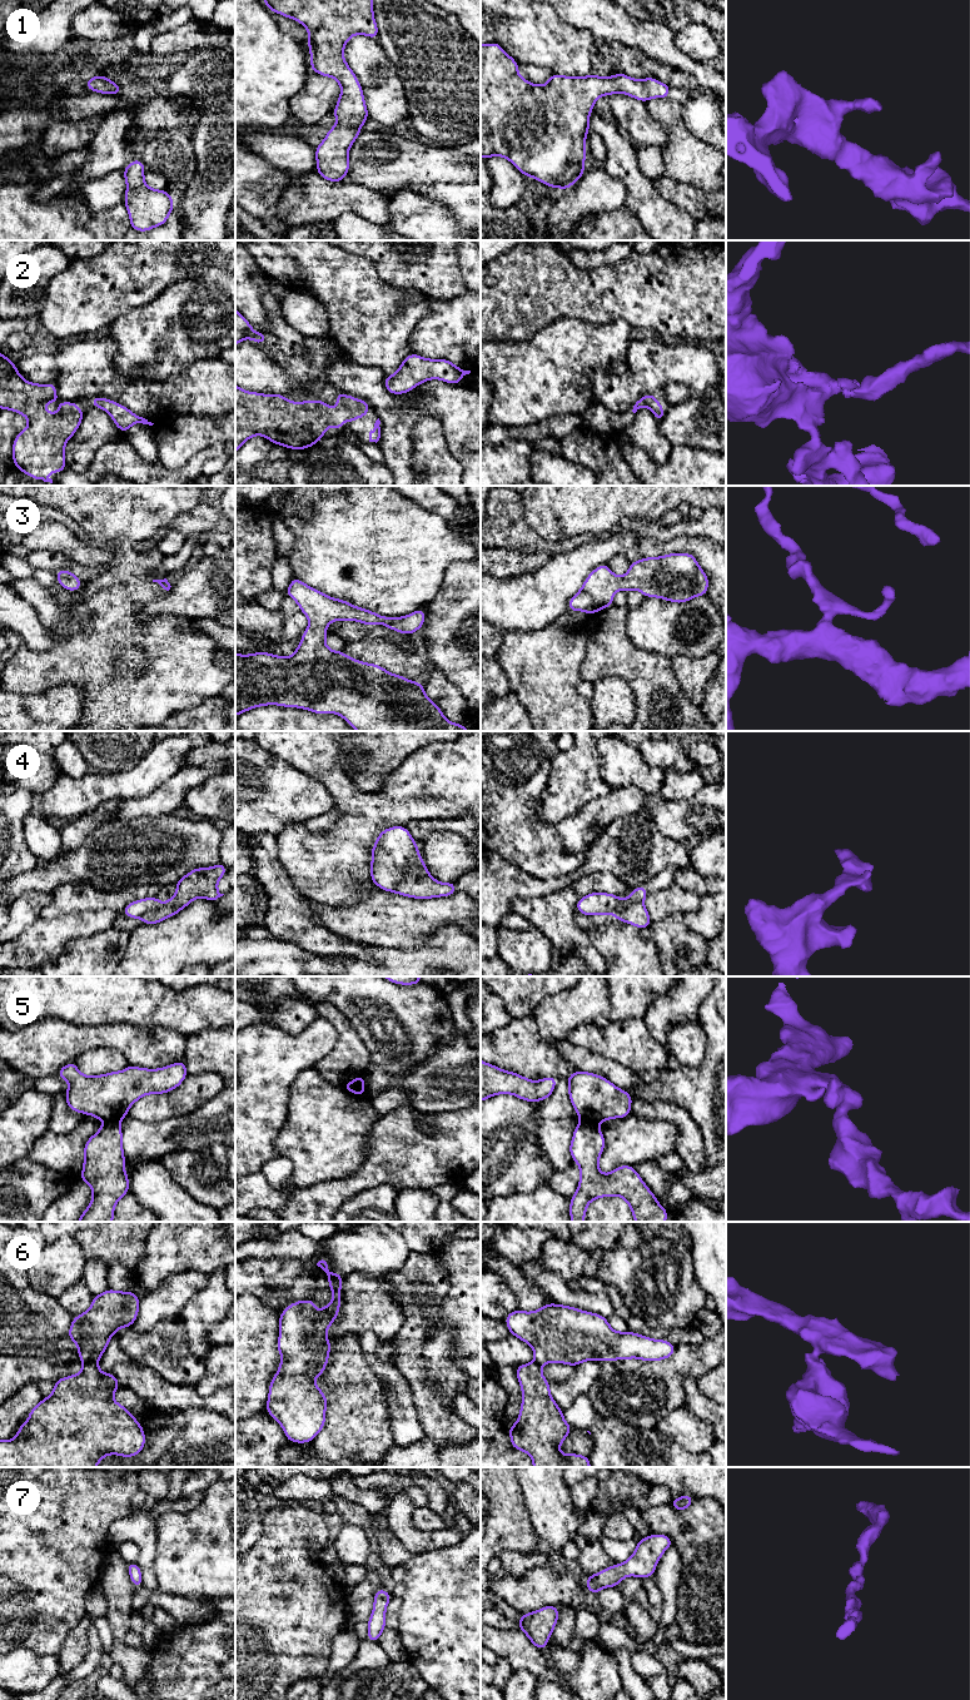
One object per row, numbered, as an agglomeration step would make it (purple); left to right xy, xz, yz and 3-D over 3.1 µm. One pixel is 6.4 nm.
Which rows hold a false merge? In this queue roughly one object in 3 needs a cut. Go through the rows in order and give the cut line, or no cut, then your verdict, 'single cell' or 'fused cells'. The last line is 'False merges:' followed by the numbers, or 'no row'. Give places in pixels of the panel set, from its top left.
1: no cut | single cell
2: no cut | single cell
3: no cut | single cell
4: xz (418, 854), (414, 863), (397, 884), (394, 891) | fused cells
5: xz (363, 1082), (352, 1082), (348, 1090) | fused cells
6: xy (96, 1361), (83, 1363) | fused cells
7: no cut | single cell
False merges: 4, 5, 6

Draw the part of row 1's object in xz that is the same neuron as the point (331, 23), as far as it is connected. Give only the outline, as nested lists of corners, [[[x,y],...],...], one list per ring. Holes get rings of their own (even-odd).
[[[263,0],[270,11],[299,21],[309,33],[310,68],[335,79],[340,95],[333,110],[337,125],[315,148],[317,173],[339,183],[349,173],[348,154],[369,118],[355,74],[344,60],[345,44],[353,35],[378,39],[373,0]]]

